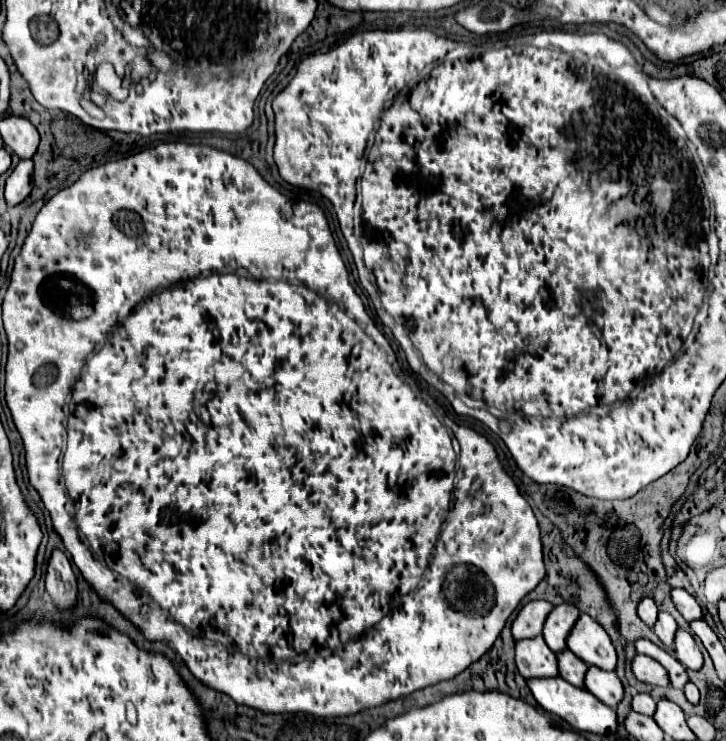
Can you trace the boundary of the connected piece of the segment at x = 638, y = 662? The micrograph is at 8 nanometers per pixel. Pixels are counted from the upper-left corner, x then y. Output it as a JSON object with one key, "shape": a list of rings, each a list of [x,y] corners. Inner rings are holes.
{"shape":[[[644,654],[634,656],[632,672],[640,682],[646,682],[646,684],[652,684],[652,686],[668,686],[666,670],[656,660],[652,660]]]}

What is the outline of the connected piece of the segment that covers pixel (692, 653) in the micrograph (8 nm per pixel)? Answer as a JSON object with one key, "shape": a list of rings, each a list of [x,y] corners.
{"shape":[[[682,628],[676,632],[676,638],[674,638],[674,654],[686,668],[690,668],[690,670],[702,668],[702,652],[696,646],[692,634],[688,634]]]}

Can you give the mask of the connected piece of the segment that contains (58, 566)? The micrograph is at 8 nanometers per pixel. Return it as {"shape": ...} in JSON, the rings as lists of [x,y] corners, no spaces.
{"shape":[[[52,550],[46,572],[46,590],[60,608],[72,608],[76,602],[76,576],[72,564],[62,550]]]}

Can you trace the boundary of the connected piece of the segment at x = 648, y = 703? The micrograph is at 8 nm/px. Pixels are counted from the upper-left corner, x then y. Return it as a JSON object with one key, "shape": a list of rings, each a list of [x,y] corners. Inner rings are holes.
{"shape":[[[636,694],[632,698],[632,710],[640,712],[640,714],[646,714],[646,716],[652,716],[654,710],[656,710],[656,702],[652,700],[650,694]]]}

